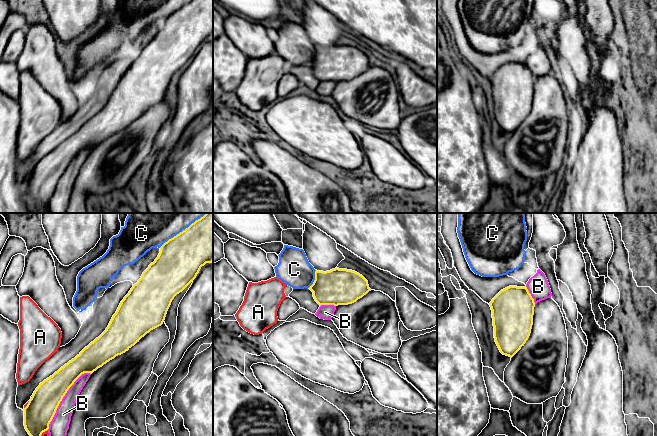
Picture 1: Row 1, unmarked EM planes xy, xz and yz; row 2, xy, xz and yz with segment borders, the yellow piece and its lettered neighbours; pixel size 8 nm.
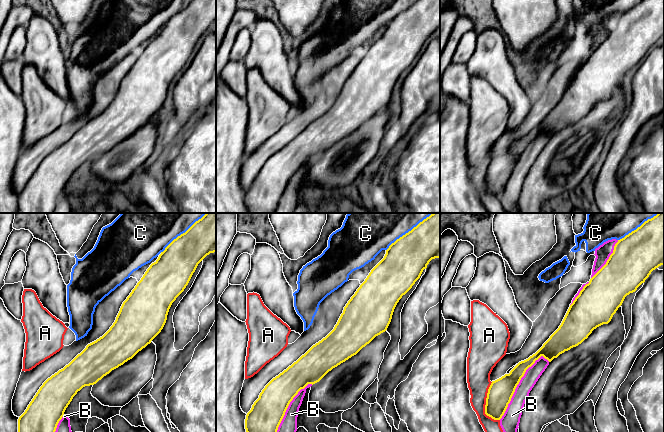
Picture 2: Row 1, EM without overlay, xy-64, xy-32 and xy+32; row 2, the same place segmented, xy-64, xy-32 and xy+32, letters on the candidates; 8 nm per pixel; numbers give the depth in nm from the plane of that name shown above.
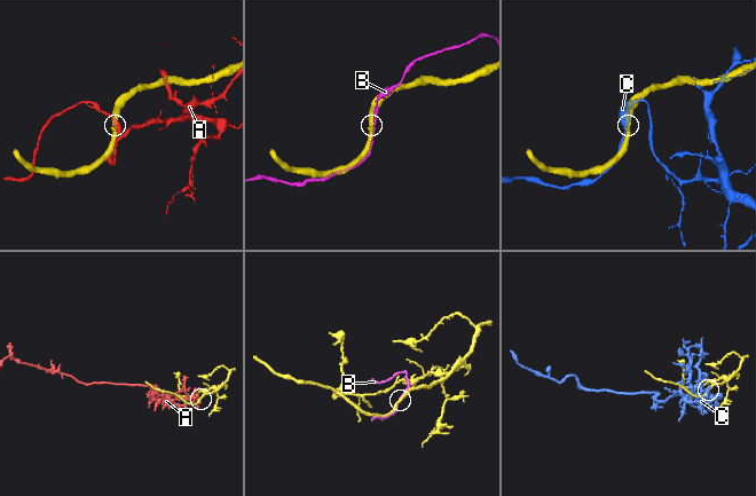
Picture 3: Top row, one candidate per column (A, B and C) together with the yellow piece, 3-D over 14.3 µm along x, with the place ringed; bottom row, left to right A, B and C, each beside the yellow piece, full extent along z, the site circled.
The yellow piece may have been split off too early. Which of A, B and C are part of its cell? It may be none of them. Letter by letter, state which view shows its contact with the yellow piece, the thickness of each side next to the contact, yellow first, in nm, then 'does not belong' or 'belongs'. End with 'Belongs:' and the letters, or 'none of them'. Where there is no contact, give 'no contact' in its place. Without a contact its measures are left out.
A: xy | 240/60 nm | does not belong
B: xy | 240/160 nm | does not belong
C: xy | 360/200 nm | does not belong
Belongs: none of them

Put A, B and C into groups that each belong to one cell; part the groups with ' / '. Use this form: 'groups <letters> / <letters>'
groups A / B / C

